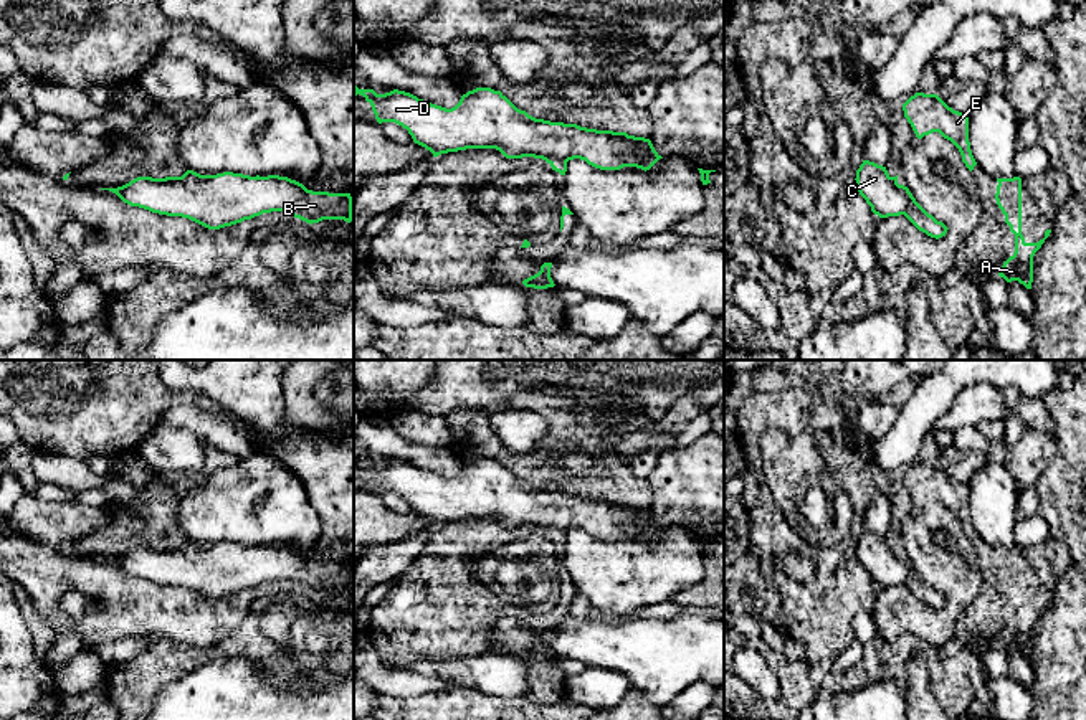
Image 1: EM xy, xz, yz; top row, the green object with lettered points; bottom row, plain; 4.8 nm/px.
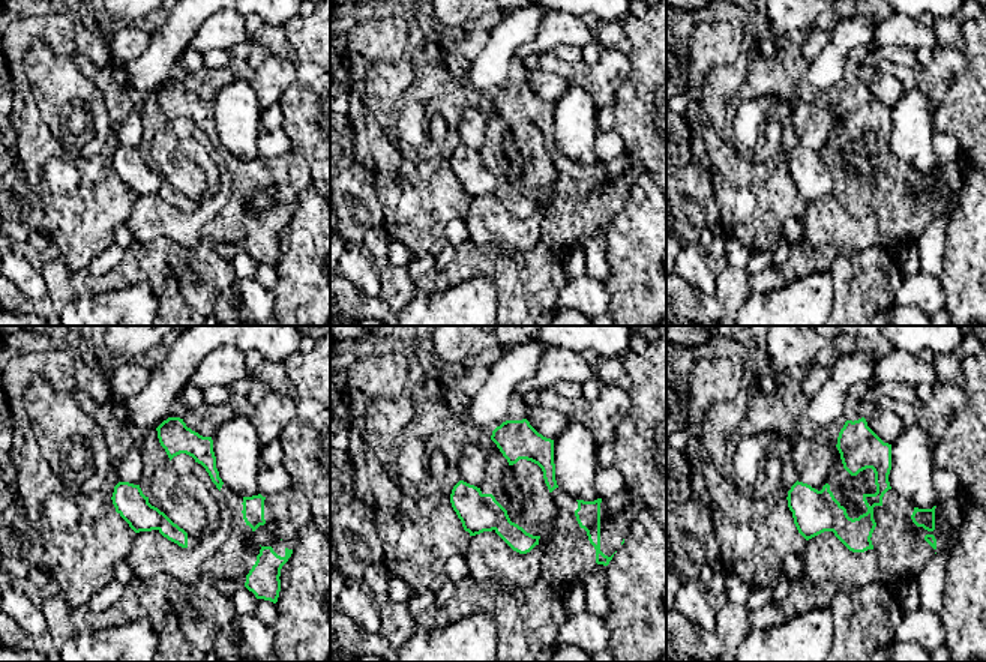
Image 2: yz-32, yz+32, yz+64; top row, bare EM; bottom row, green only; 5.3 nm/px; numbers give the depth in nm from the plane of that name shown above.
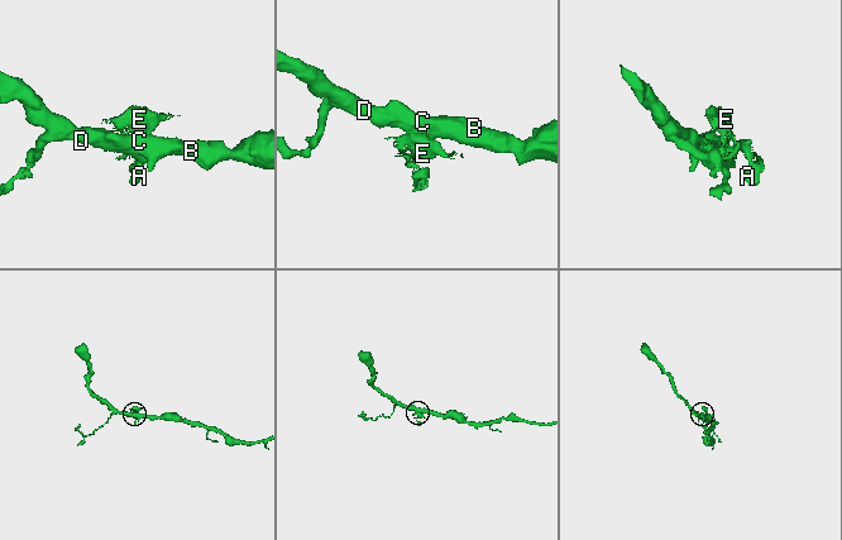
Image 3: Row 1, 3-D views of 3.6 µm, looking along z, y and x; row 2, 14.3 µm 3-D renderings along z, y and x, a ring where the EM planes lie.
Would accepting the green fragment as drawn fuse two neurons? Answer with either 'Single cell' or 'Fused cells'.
Fused cells

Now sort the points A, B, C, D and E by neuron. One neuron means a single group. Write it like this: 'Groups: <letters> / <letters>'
Groups: A E / B C D

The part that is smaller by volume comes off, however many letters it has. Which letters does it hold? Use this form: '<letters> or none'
A, E

